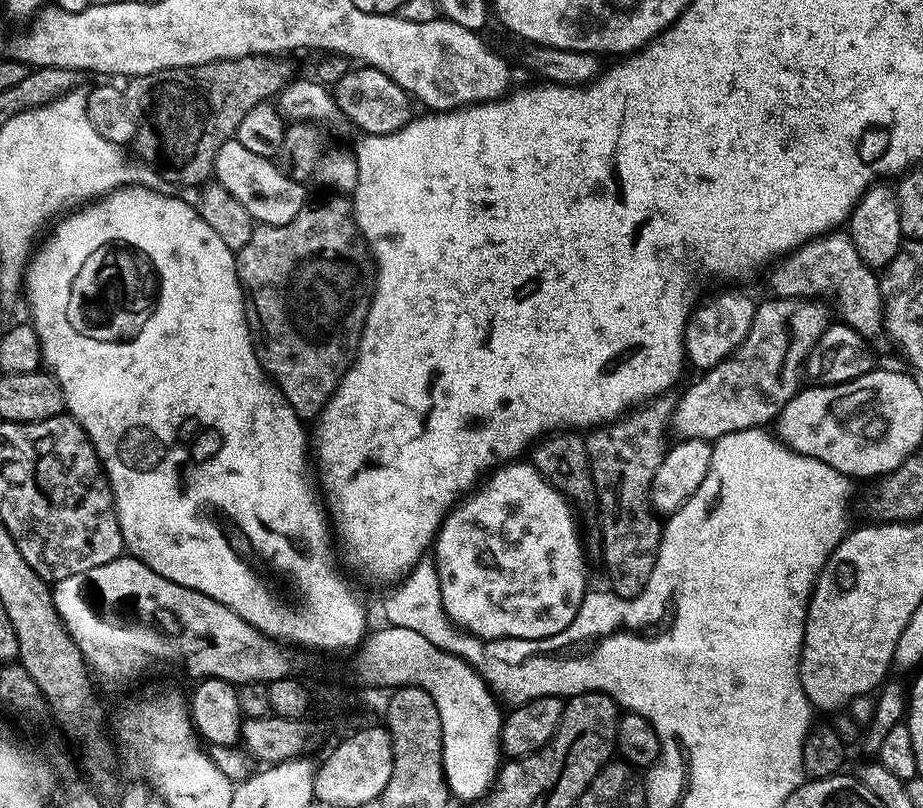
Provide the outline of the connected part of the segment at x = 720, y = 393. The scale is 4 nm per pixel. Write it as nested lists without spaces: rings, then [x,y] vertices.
[[[769,298],[765,304],[761,303],[757,307],[756,313],[754,314],[754,322],[750,326],[750,334],[746,334],[746,338],[739,346],[731,352],[726,359],[722,362],[718,362],[718,366],[707,369],[692,385],[689,386],[688,390],[682,395],[679,395],[676,403],[676,409],[672,412],[672,423],[670,425],[673,433],[677,432],[677,437],[680,440],[707,440],[709,442],[715,442],[723,438],[726,434],[734,434],[738,430],[750,430],[751,428],[764,428],[765,426],[771,425],[775,421],[776,417],[780,415],[780,411],[786,406],[786,402],[790,402],[790,398],[794,398],[797,392],[802,387],[802,377],[806,372],[806,365],[808,362],[808,355],[810,350],[814,350],[814,346],[818,342],[818,338],[822,338],[822,334],[828,329],[830,323],[830,317],[828,317],[828,308],[822,304],[819,299],[779,299]]]

